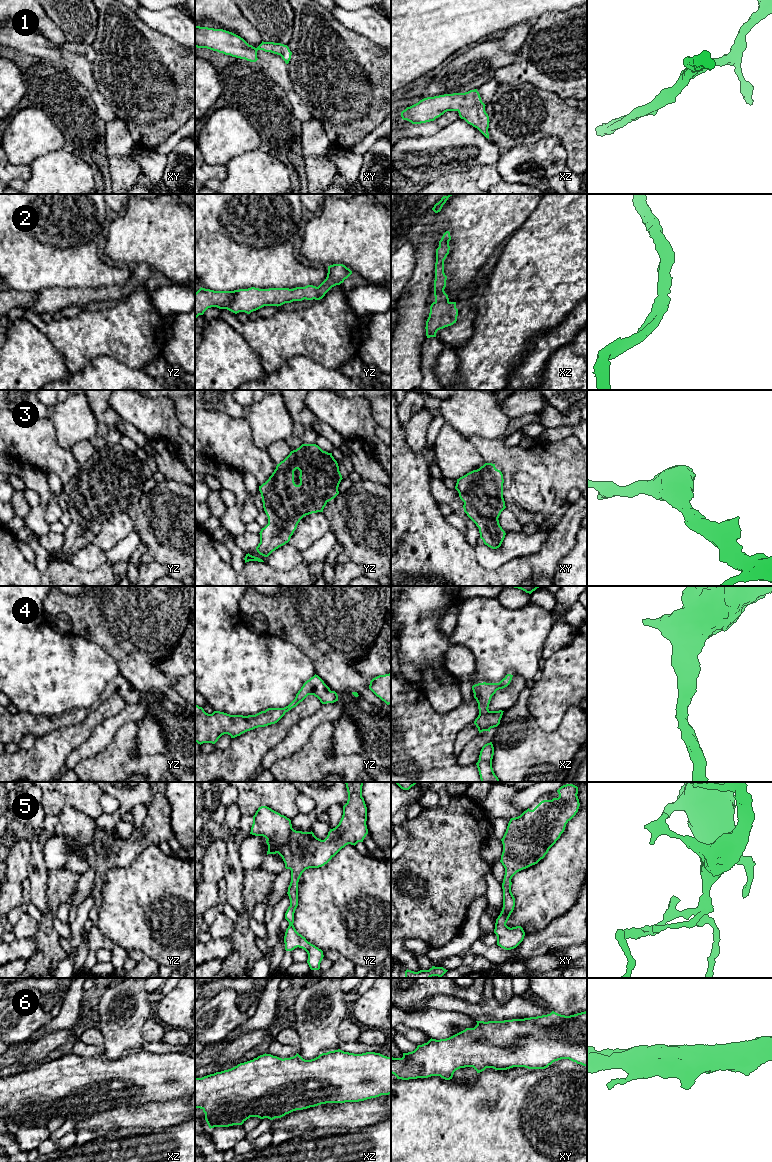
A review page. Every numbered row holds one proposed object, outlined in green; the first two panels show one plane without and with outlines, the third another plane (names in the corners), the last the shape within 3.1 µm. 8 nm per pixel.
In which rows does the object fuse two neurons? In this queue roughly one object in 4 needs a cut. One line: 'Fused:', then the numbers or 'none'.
Fused: none

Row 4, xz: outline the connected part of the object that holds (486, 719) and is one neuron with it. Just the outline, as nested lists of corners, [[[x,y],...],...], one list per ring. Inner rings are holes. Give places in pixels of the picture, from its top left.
[[[507,674],[499,683],[478,683],[472,686],[474,698],[478,703],[479,715],[475,719],[474,724],[478,728],[479,733],[489,731],[491,728],[497,727],[500,724],[503,712],[490,711],[489,704],[492,696],[497,690],[507,687],[513,675]]]

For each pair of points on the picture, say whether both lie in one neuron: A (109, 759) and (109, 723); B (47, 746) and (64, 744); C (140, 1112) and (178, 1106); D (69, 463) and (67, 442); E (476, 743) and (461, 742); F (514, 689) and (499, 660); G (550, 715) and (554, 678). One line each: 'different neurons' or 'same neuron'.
A: different neurons
B: same neuron
C: same neuron
D: different neurons
E: different neurons
F: different neurons
G: same neuron

